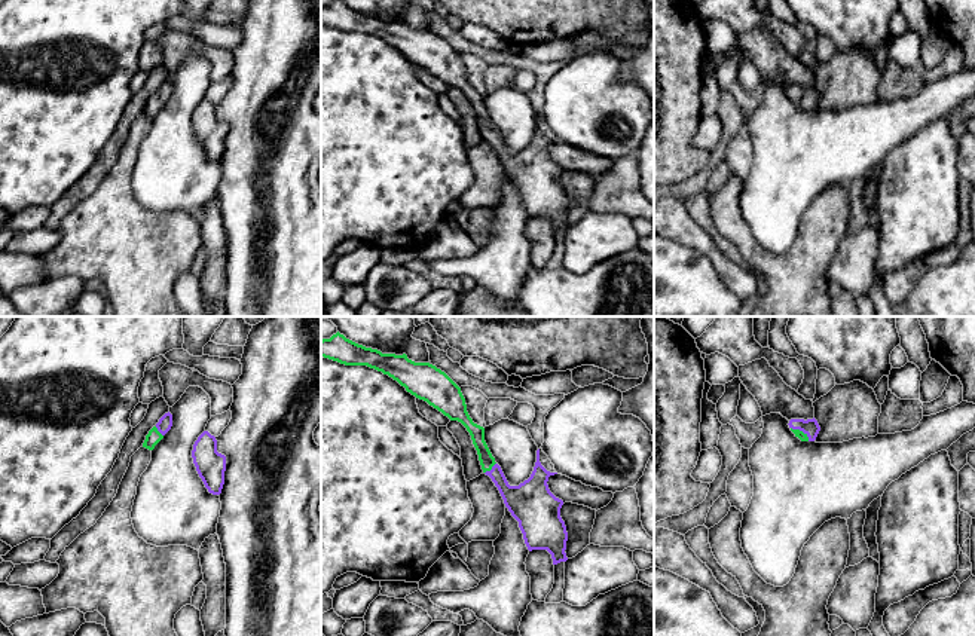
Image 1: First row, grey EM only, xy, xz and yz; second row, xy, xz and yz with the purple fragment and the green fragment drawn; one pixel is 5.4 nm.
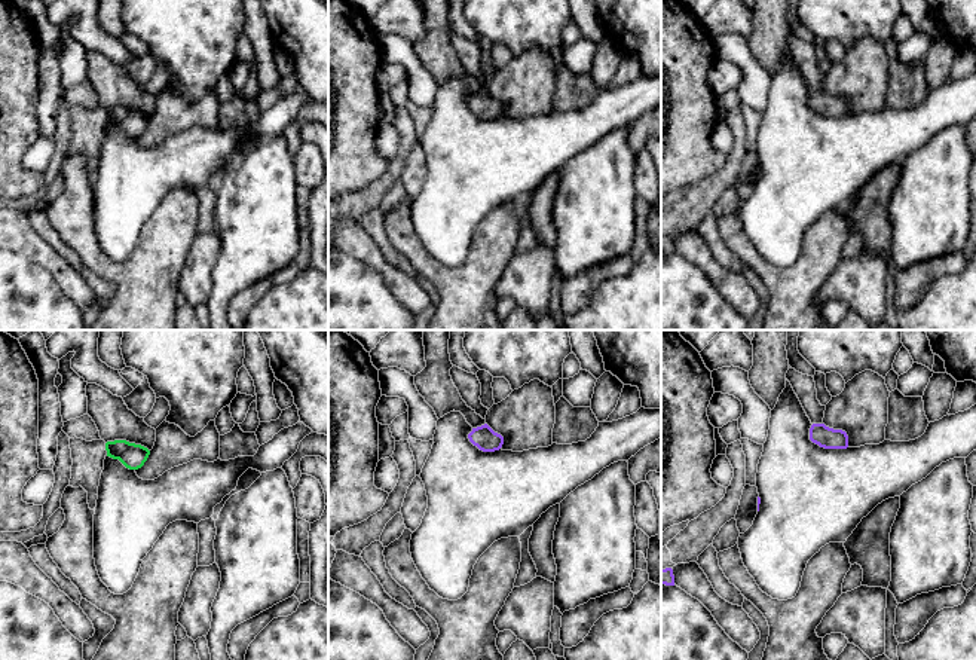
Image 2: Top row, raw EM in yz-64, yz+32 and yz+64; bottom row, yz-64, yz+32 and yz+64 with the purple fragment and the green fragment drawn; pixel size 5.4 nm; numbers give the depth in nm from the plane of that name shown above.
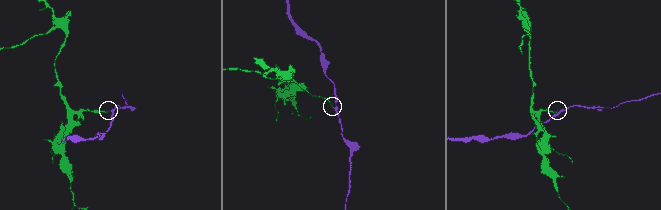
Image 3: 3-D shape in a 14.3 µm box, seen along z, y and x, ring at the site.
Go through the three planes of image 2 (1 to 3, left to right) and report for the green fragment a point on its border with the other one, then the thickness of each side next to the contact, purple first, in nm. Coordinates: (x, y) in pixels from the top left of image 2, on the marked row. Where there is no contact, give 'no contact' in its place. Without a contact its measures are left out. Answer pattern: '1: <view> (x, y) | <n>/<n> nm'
1: no contact
2: no contact
3: no contact

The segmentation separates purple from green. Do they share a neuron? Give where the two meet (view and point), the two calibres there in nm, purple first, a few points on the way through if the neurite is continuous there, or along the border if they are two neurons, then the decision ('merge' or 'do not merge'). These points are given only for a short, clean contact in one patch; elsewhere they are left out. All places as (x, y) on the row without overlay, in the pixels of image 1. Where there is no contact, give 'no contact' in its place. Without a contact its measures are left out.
meets purple in xz at (492, 135); 190 nm thick on the purple side, 80 nm on the other; runs through xz (525, 168), (517, 167), (492, 135), (476, 98); merge

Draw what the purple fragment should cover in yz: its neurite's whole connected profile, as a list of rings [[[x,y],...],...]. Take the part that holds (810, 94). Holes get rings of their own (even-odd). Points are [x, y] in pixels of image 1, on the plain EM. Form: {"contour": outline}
{"contour": [[[814,85],[807,88],[791,86],[788,92],[801,108],[814,108],[820,98],[820,94]]]}

